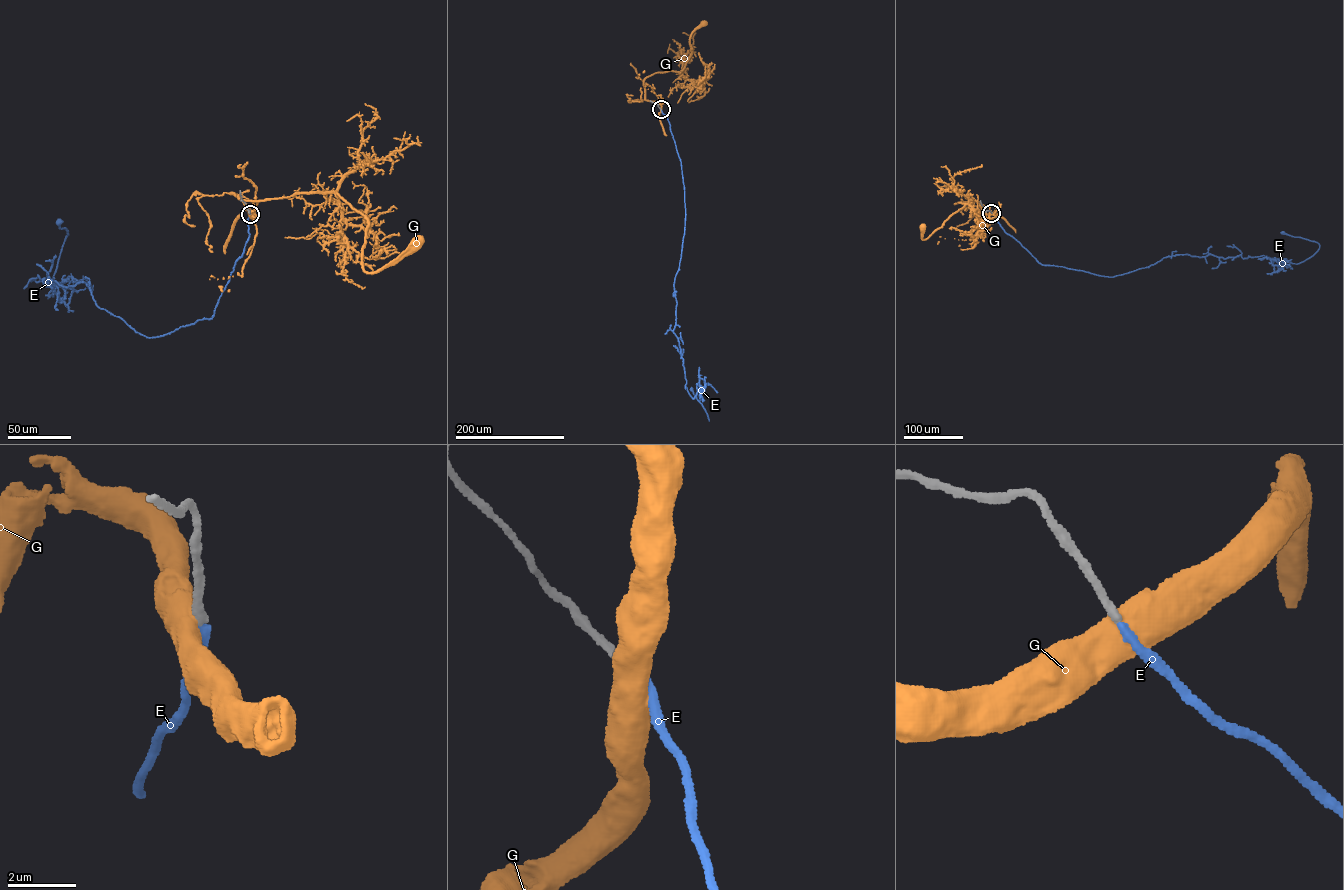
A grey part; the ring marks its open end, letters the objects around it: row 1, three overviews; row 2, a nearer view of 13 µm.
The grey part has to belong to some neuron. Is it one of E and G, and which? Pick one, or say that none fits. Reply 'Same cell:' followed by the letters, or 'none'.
Same cell: E

